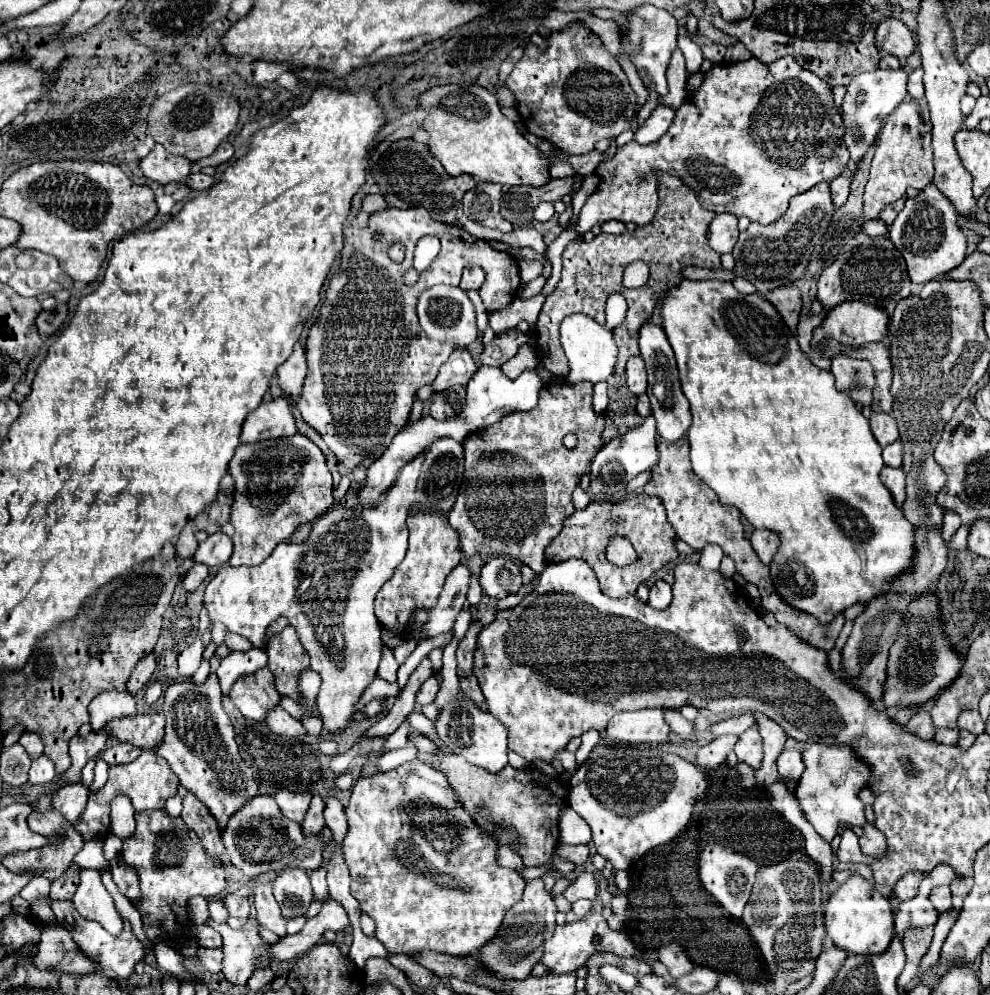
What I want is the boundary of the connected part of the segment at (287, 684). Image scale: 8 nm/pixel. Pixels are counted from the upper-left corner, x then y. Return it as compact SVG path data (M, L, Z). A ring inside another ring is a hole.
M285 627L281 633L269 639L267 643L269 669L275 675L275 687L279 695L299 701L299 673L309 669L309 655L301 647L299 637L293 627Z

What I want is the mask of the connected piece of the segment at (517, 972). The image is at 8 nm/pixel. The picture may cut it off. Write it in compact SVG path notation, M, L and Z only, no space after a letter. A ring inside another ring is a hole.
M541 879L527 881L523 899L515 903L499 927L499 933L485 945L483 951L477 953L479 963L493 971L495 977L501 979L525 979L531 975L531 969L539 963L539 957L543 957L543 943L551 939L551 933L555 931L555 903L545 891Z

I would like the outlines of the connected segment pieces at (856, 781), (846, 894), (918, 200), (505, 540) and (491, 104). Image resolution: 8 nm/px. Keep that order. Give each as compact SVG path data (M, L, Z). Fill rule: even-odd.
M807 743L803 749L805 773L797 783L795 797L801 803L805 819L813 825L813 829L825 839L833 841L841 823L861 827L865 823L863 803L859 799L859 791L867 785L869 771L863 765L853 749L847 745L823 745L823 743Z
M853 875L843 885L839 885L839 889L827 901L825 929L827 929L827 935L831 937L831 941L837 947L845 949L847 953L853 953L853 955L883 953L895 935L891 903L875 889L873 881Z
M929 183L919 193L919 197L907 199L905 209L889 227L889 239L903 253L907 273L913 283L927 283L939 279L957 265L961 265L967 257L967 241L957 225L957 211L933 183Z
M549 383L541 389L539 403L531 411L509 413L499 423L487 427L485 431L473 433L465 439L465 479L459 489L457 501L451 509L451 527L459 531L461 547L465 557L479 555L507 555L521 565L531 567L535 573L545 569L545 547L561 533L563 519L569 517L575 507L571 503L571 493L577 485L577 477L583 475L589 461L595 457L601 445L601 433L605 419L591 409L593 385L555 385ZM575 433L579 439L577 449L569 451L563 445L563 437Z
M441 85L429 89L419 97L419 107L423 107L429 115L423 121L425 131L431 135L429 149L443 163L449 175L469 173L477 177L477 181L499 183L499 185L547 185L551 179L549 163L537 145L529 143L525 135L519 131L515 121L509 121L497 103L497 97L479 85ZM433 109L441 109L447 113L449 121L435 123L431 119Z

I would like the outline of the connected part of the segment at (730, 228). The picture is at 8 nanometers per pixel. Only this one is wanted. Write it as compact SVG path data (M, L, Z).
M729 213L715 215L715 219L711 221L711 225L707 229L707 243L709 243L709 247L715 249L719 255L731 253L737 237L739 237L737 217L729 215Z

